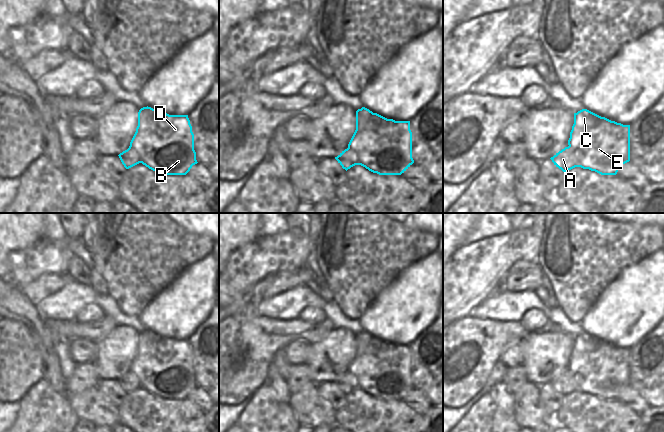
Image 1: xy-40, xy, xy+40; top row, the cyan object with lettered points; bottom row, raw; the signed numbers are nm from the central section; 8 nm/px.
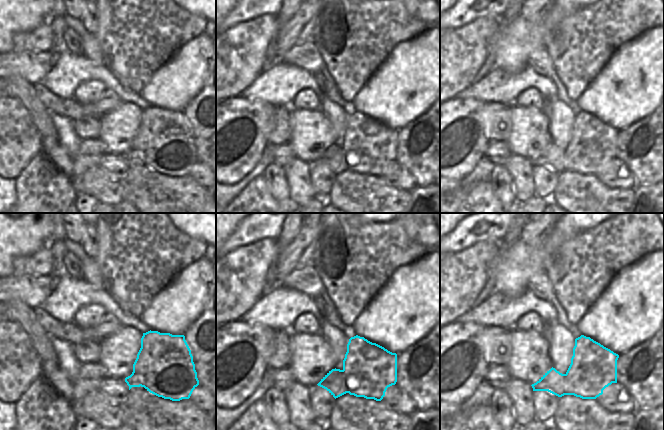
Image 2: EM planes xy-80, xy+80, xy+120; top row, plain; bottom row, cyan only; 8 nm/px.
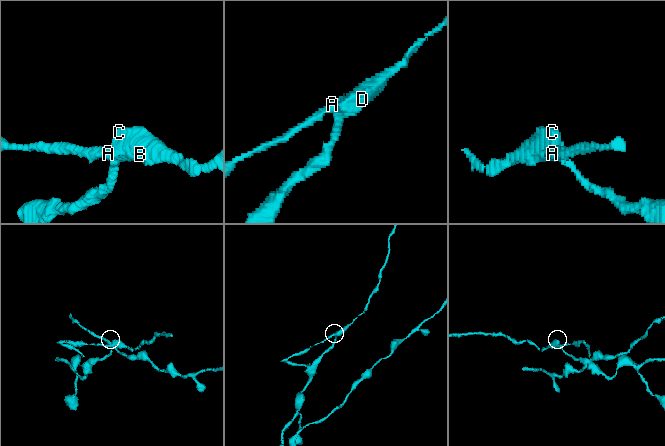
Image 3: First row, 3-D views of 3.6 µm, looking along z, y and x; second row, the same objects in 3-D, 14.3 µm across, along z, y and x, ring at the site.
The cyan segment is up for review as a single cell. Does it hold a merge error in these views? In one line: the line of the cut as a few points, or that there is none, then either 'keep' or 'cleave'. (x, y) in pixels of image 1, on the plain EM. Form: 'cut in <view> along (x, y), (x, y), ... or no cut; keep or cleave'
cut in xy+40 along (569, 369), (573, 376), (576, 390); cleave

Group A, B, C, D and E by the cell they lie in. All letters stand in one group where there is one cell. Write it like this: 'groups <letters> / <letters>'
groups A / B C D E

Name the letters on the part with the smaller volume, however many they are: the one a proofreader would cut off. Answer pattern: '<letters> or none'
A

